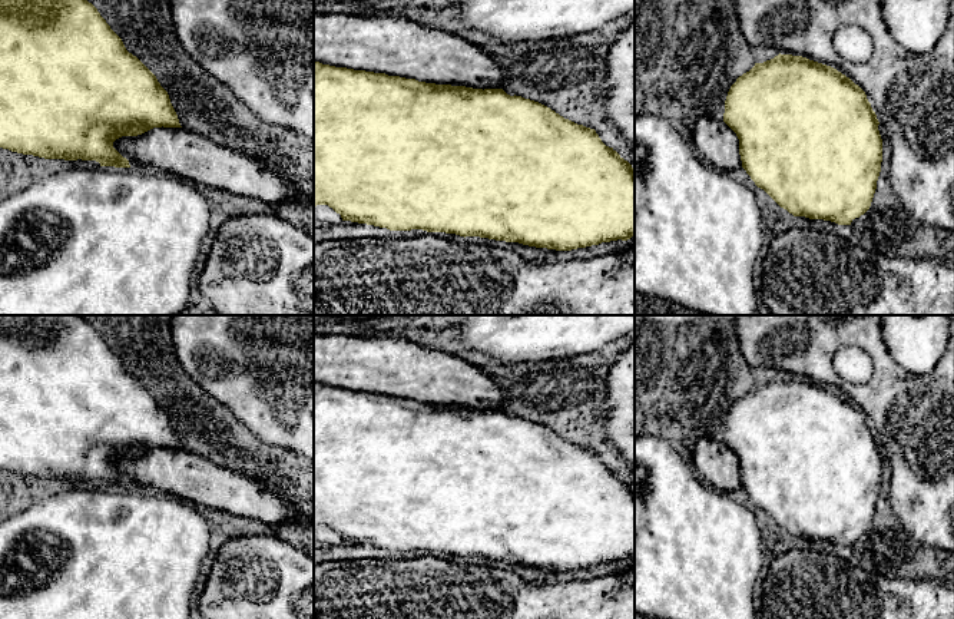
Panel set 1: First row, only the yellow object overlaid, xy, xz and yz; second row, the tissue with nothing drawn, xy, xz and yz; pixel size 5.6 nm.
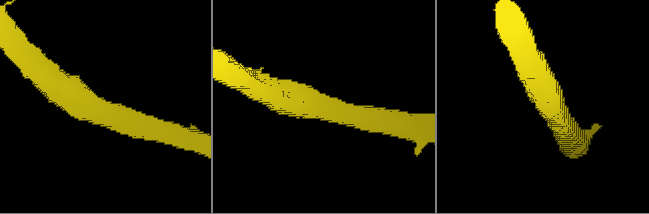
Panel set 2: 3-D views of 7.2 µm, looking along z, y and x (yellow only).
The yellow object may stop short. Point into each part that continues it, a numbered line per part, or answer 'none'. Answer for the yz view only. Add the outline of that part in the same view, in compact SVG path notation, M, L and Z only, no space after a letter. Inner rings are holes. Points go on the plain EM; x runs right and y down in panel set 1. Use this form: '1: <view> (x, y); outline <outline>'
1: yz (719, 466); outline M699 438L692 460L712 490L732 493L742 489L739 460L723 441Z

